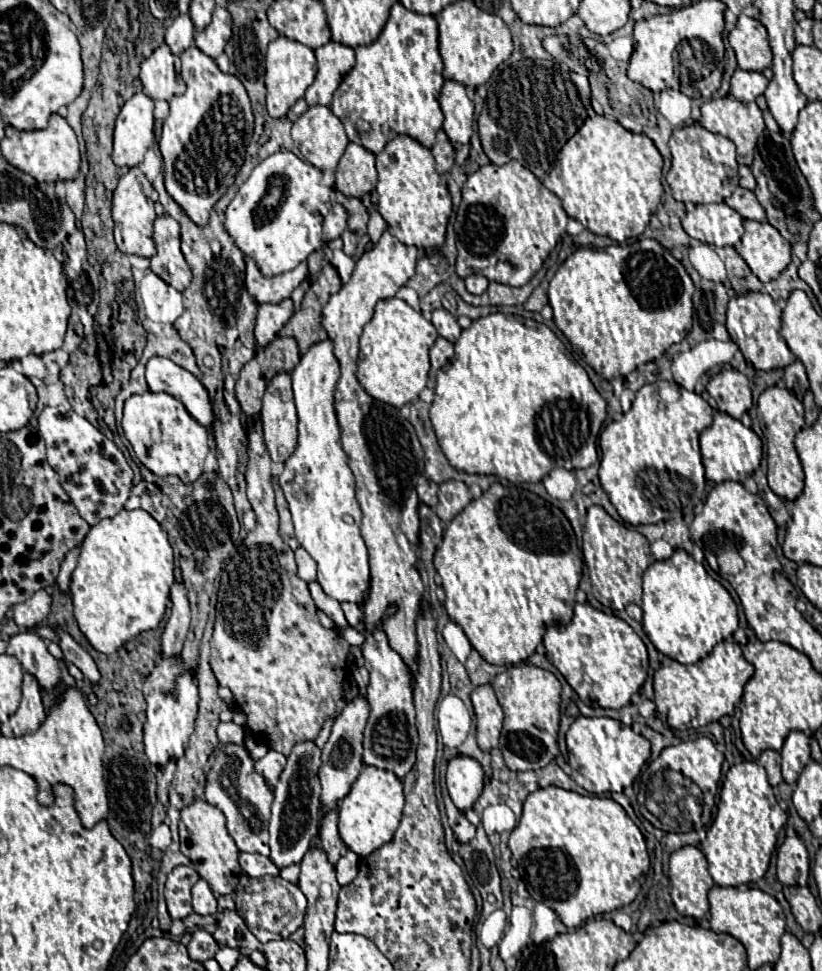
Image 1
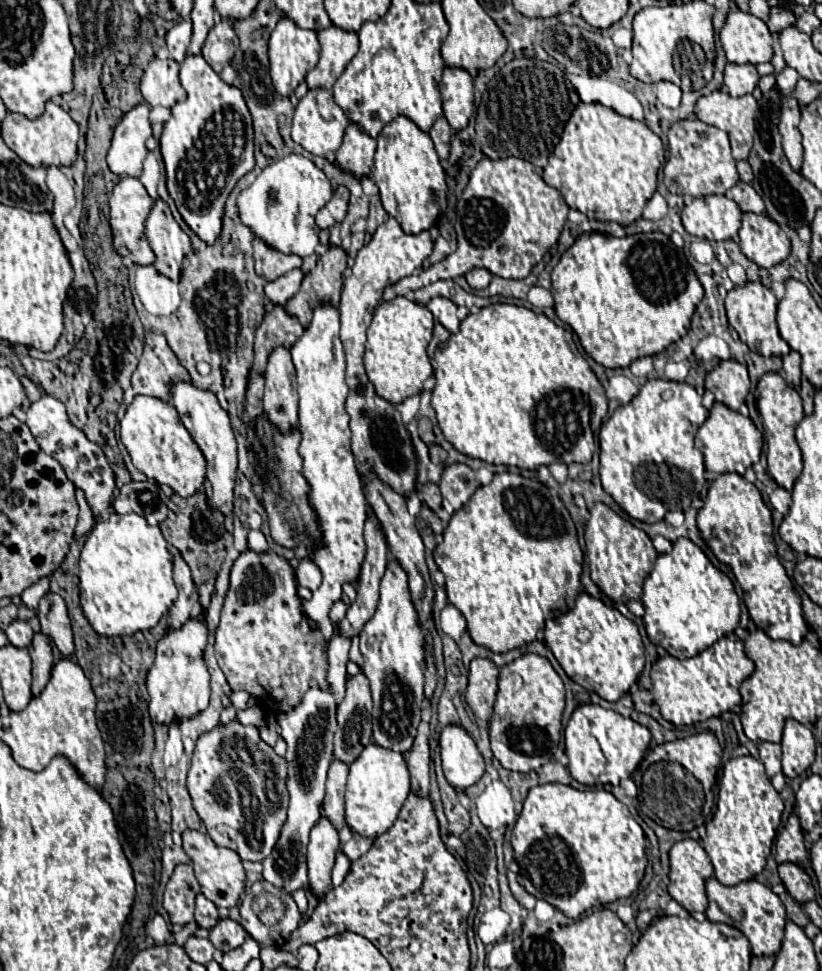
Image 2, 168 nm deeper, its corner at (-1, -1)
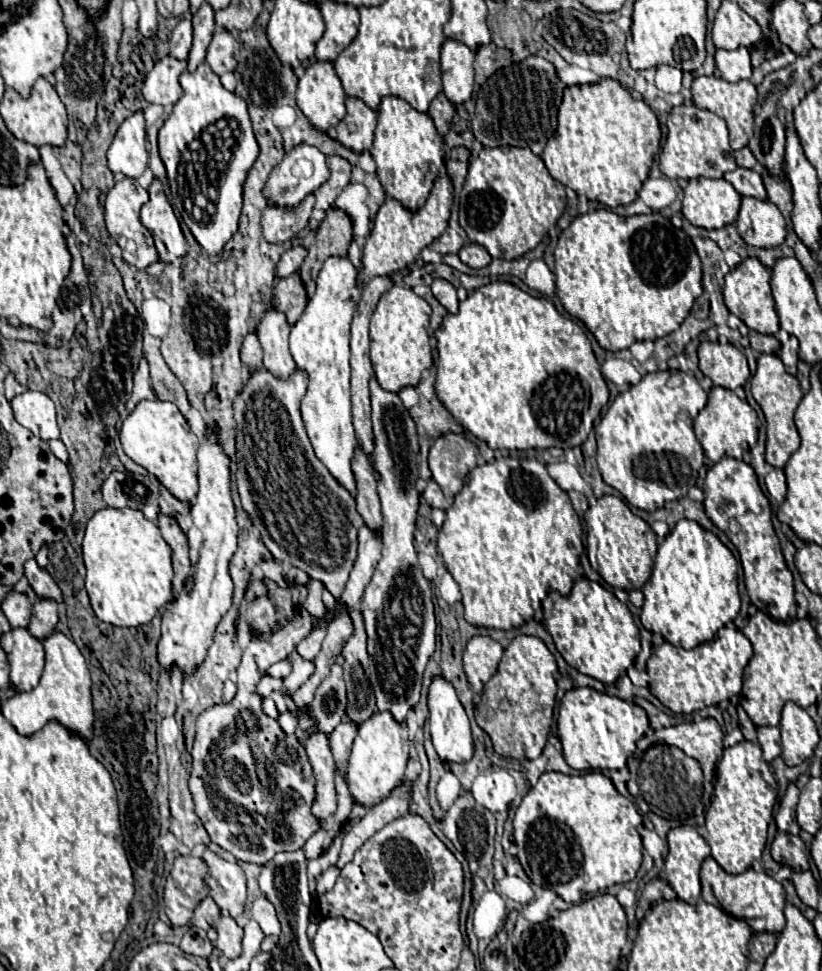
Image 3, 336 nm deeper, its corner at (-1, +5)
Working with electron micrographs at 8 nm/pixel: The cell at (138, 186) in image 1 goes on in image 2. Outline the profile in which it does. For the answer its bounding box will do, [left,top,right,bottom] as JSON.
[110,178,154,264]

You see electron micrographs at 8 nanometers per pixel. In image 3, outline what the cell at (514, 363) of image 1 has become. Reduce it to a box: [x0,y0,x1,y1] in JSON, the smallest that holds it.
[434,282,608,450]

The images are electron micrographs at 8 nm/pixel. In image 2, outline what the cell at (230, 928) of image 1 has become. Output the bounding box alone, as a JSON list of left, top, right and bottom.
[210,918,248,952]

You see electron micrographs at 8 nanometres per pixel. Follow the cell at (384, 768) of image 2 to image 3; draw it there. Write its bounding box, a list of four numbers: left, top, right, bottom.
[346,710,410,806]

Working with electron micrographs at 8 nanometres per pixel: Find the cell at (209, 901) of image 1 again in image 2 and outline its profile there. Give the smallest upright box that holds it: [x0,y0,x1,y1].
[196,894,218,930]

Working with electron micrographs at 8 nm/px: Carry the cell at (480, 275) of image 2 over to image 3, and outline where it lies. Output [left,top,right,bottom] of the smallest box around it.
[458,242,492,268]

